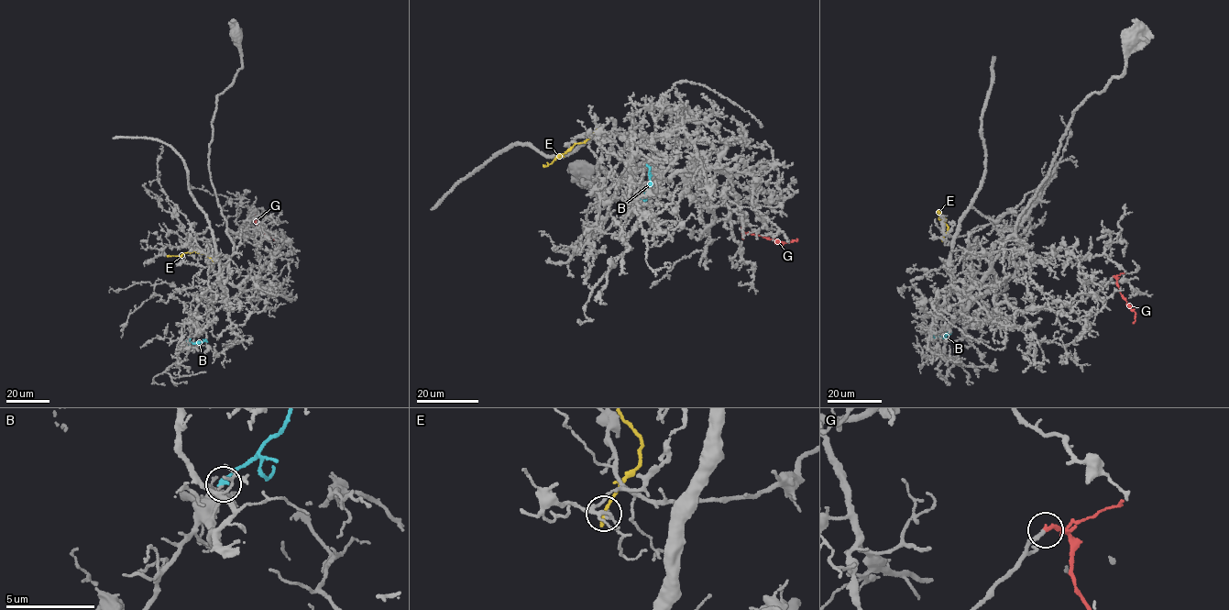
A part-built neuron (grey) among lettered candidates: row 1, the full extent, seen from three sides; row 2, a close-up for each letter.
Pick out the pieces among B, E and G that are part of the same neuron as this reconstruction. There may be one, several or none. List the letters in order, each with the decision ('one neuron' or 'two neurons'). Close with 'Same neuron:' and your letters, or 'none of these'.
B: two neurons
E: two neurons
G: one neuron
Same neuron: G

